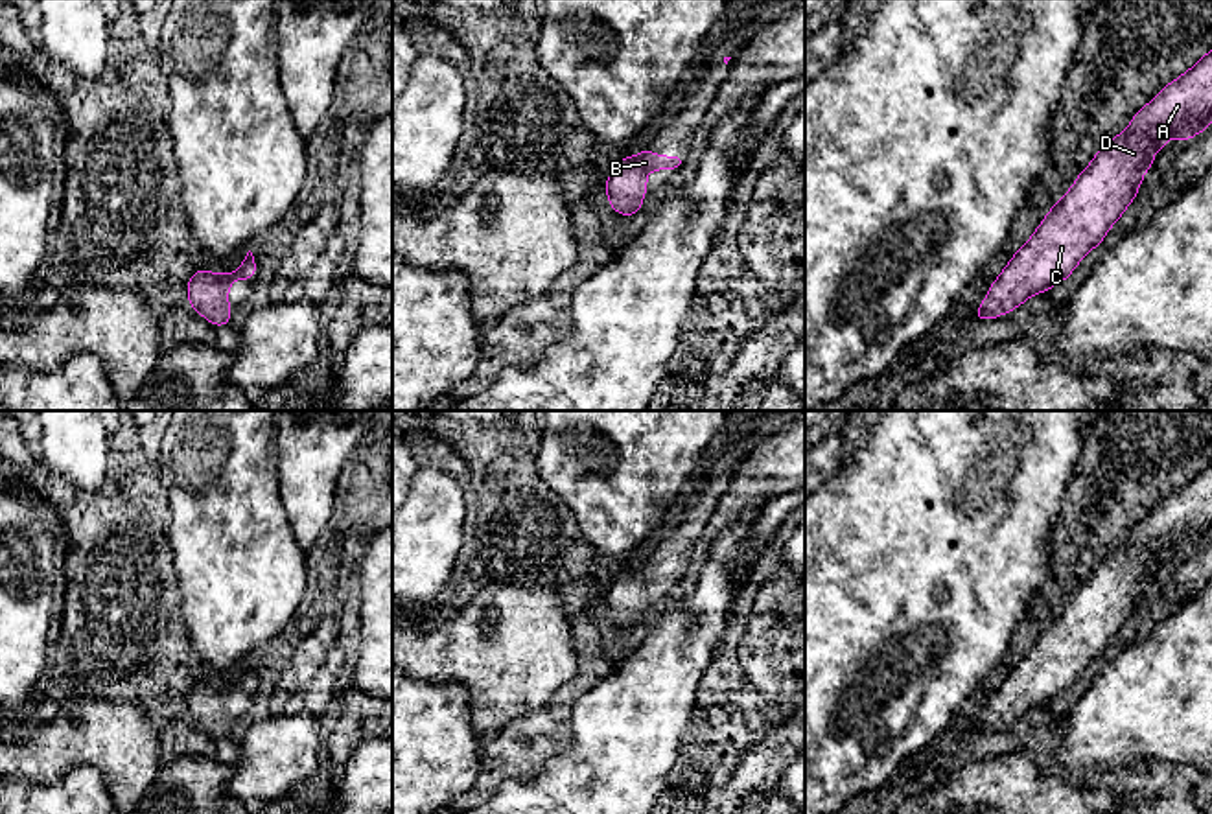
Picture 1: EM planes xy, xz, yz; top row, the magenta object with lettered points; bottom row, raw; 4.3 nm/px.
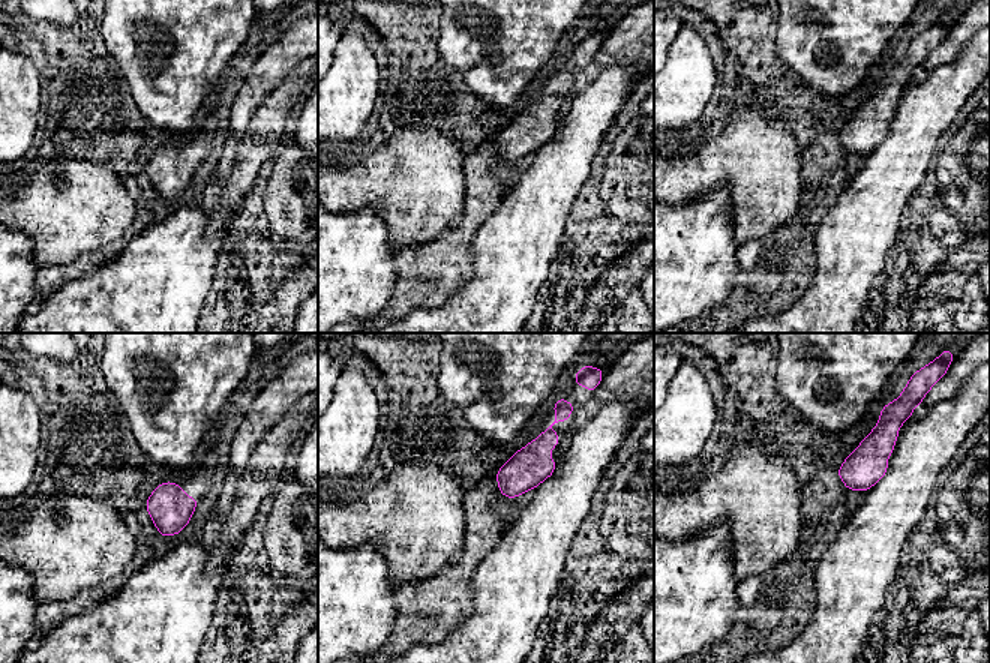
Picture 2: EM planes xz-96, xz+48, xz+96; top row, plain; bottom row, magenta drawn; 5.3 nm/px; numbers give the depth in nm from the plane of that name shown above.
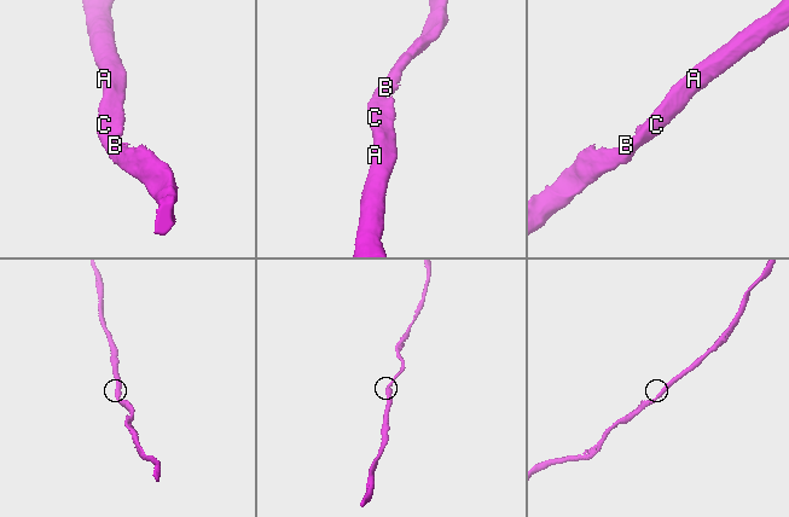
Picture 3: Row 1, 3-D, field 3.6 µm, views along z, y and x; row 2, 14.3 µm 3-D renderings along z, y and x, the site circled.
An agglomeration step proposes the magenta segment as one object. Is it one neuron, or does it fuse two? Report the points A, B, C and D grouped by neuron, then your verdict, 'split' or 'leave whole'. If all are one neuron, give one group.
groups A B C D; leave whole

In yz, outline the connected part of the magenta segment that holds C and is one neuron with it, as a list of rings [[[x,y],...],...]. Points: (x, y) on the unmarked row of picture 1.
[[[1212,462],[1144,517],[1124,545],[1096,564],[993,692],[974,733],[1002,729],[1026,711],[1065,694],[1136,611],[1144,586],[1153,578],[1155,565],[1166,560],[1166,552],[1175,549],[1181,556],[1210,536]]]

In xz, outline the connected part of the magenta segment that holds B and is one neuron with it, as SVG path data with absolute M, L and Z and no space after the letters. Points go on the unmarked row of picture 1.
M650 560L635 569L626 567L604 595L610 619L624 630L634 628L641 622L648 600L645 587L658 582L678 582L683 576L685 569L652 567Z

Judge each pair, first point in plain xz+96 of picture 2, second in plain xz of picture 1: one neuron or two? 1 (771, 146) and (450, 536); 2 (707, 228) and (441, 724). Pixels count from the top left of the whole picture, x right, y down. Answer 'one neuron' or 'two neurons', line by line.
1: two neurons
2: one neuron

